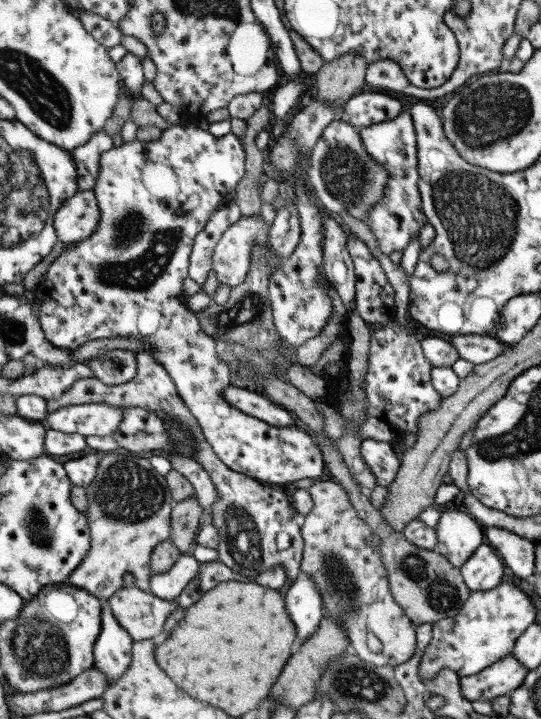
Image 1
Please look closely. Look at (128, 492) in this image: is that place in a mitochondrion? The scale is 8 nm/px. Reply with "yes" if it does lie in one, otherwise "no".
yes

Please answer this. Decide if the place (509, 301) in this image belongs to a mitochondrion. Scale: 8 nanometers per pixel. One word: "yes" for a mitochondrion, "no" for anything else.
no

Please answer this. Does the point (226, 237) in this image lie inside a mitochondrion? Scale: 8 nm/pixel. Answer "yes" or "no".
no

